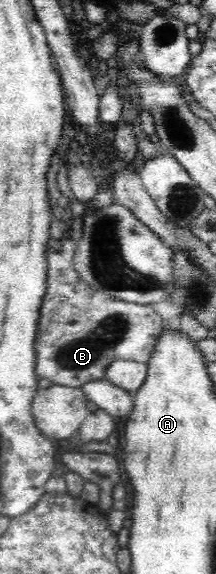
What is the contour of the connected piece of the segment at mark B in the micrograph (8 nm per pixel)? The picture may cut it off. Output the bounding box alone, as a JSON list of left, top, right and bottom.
[35,235,163,388]

